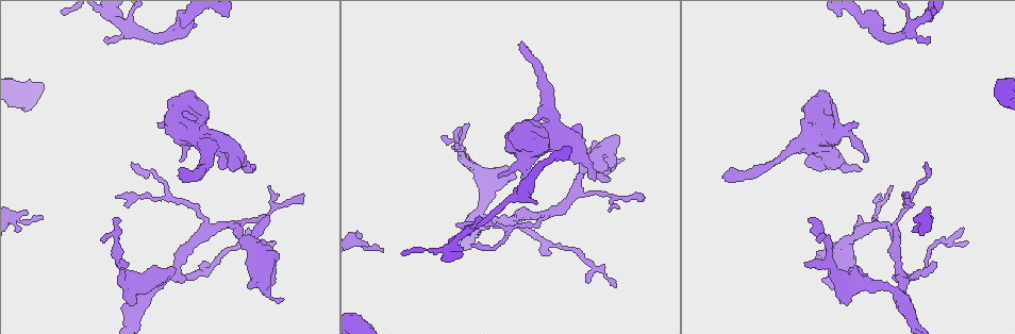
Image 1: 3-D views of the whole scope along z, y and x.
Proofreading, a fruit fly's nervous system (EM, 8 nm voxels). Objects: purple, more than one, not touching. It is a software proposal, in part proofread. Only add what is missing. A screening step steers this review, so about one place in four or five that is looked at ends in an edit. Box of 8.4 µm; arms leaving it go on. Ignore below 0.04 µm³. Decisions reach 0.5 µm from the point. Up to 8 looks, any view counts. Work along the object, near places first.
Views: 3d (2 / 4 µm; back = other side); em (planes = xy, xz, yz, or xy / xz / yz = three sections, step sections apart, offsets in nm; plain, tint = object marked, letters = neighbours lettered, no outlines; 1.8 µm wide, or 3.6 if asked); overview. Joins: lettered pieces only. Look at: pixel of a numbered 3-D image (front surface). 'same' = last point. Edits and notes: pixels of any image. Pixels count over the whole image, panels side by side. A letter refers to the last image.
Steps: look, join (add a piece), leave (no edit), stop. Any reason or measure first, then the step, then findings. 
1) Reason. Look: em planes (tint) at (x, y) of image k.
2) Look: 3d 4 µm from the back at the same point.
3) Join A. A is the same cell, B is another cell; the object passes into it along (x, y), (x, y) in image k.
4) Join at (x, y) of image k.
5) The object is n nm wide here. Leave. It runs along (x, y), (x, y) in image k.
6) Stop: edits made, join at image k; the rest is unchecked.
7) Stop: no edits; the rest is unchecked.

Branch stops here. Look: em planes (plain) at (866, 158) of image 1.

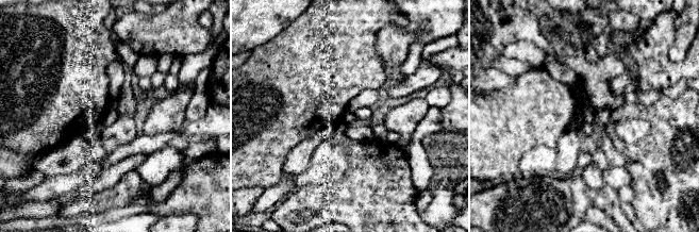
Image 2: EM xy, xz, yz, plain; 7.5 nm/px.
Look: em planes (letters) at the same point.

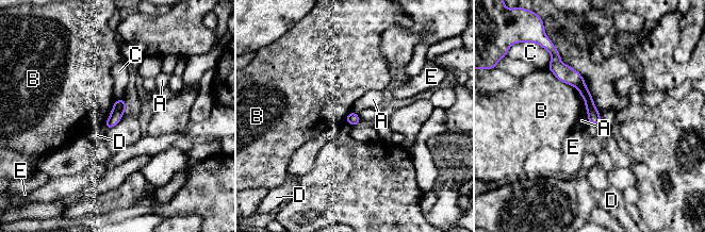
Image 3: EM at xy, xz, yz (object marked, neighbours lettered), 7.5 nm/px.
Leave. A, B, C, D and E are other cells; a border runs along (585, 109), (588, 115), (587, 122) in image 3; no lettered piece goes on from it.

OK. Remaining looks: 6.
Look: 3d 2 µm at (860, 170) of image 1.

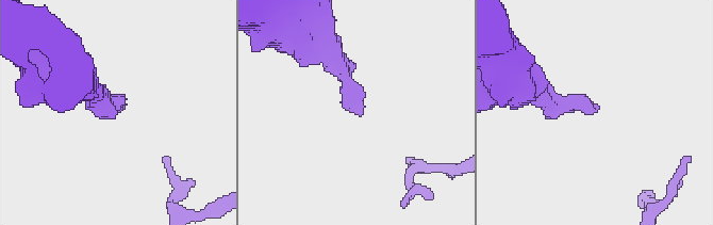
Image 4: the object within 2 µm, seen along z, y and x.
Look: em xy step 8 (letters) at (596, 110) of image 4.

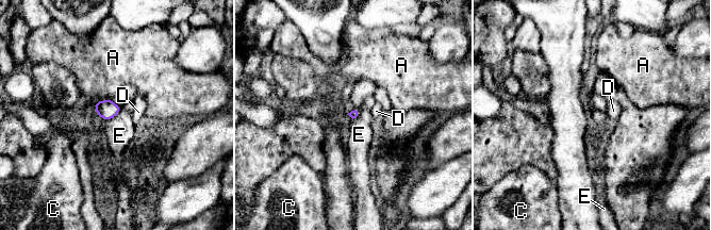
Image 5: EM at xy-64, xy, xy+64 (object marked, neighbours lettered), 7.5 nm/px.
Another direction. Look: em planes (letters) at the same point.

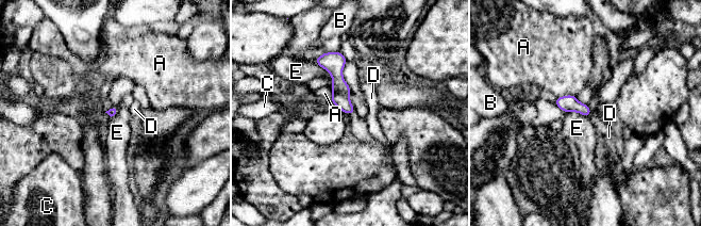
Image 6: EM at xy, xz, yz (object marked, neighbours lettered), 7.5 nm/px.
Leave. A, B, C, D and E are other cells; it runs along (327, 54), (350, 111) in image 6; no lettered piece goes on from it.

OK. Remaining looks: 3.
Look: 3d 2 µm at (277, 260) of image 1.

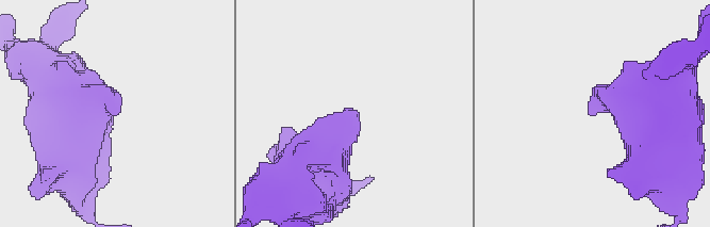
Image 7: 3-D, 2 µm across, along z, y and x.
Need the tissue. Look: em xy step 8 (letters) at (589, 112) of image 7.

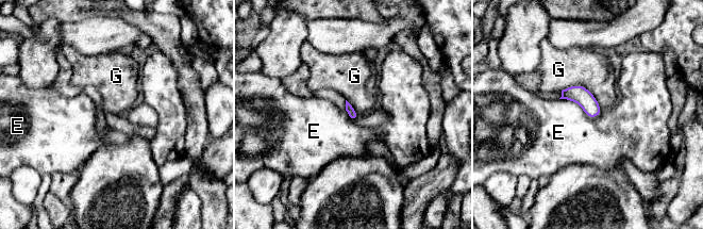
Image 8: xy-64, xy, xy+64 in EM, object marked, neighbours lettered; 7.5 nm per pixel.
Another direction. Look: em planes (letters) at the same point.

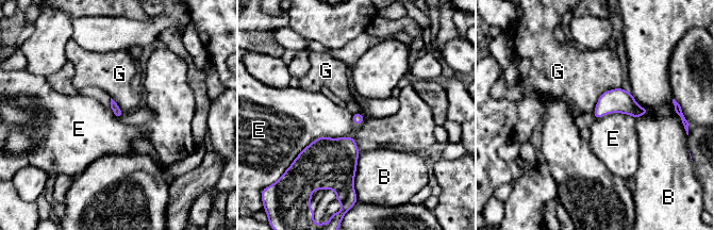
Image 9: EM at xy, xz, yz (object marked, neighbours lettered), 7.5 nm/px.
Leave. B, E and G are other cells; a border runs along (620, 86), (605, 89), (592, 112) in image 9; none of them fits.

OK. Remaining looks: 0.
Stop: no edits; the rest is unchecked.

